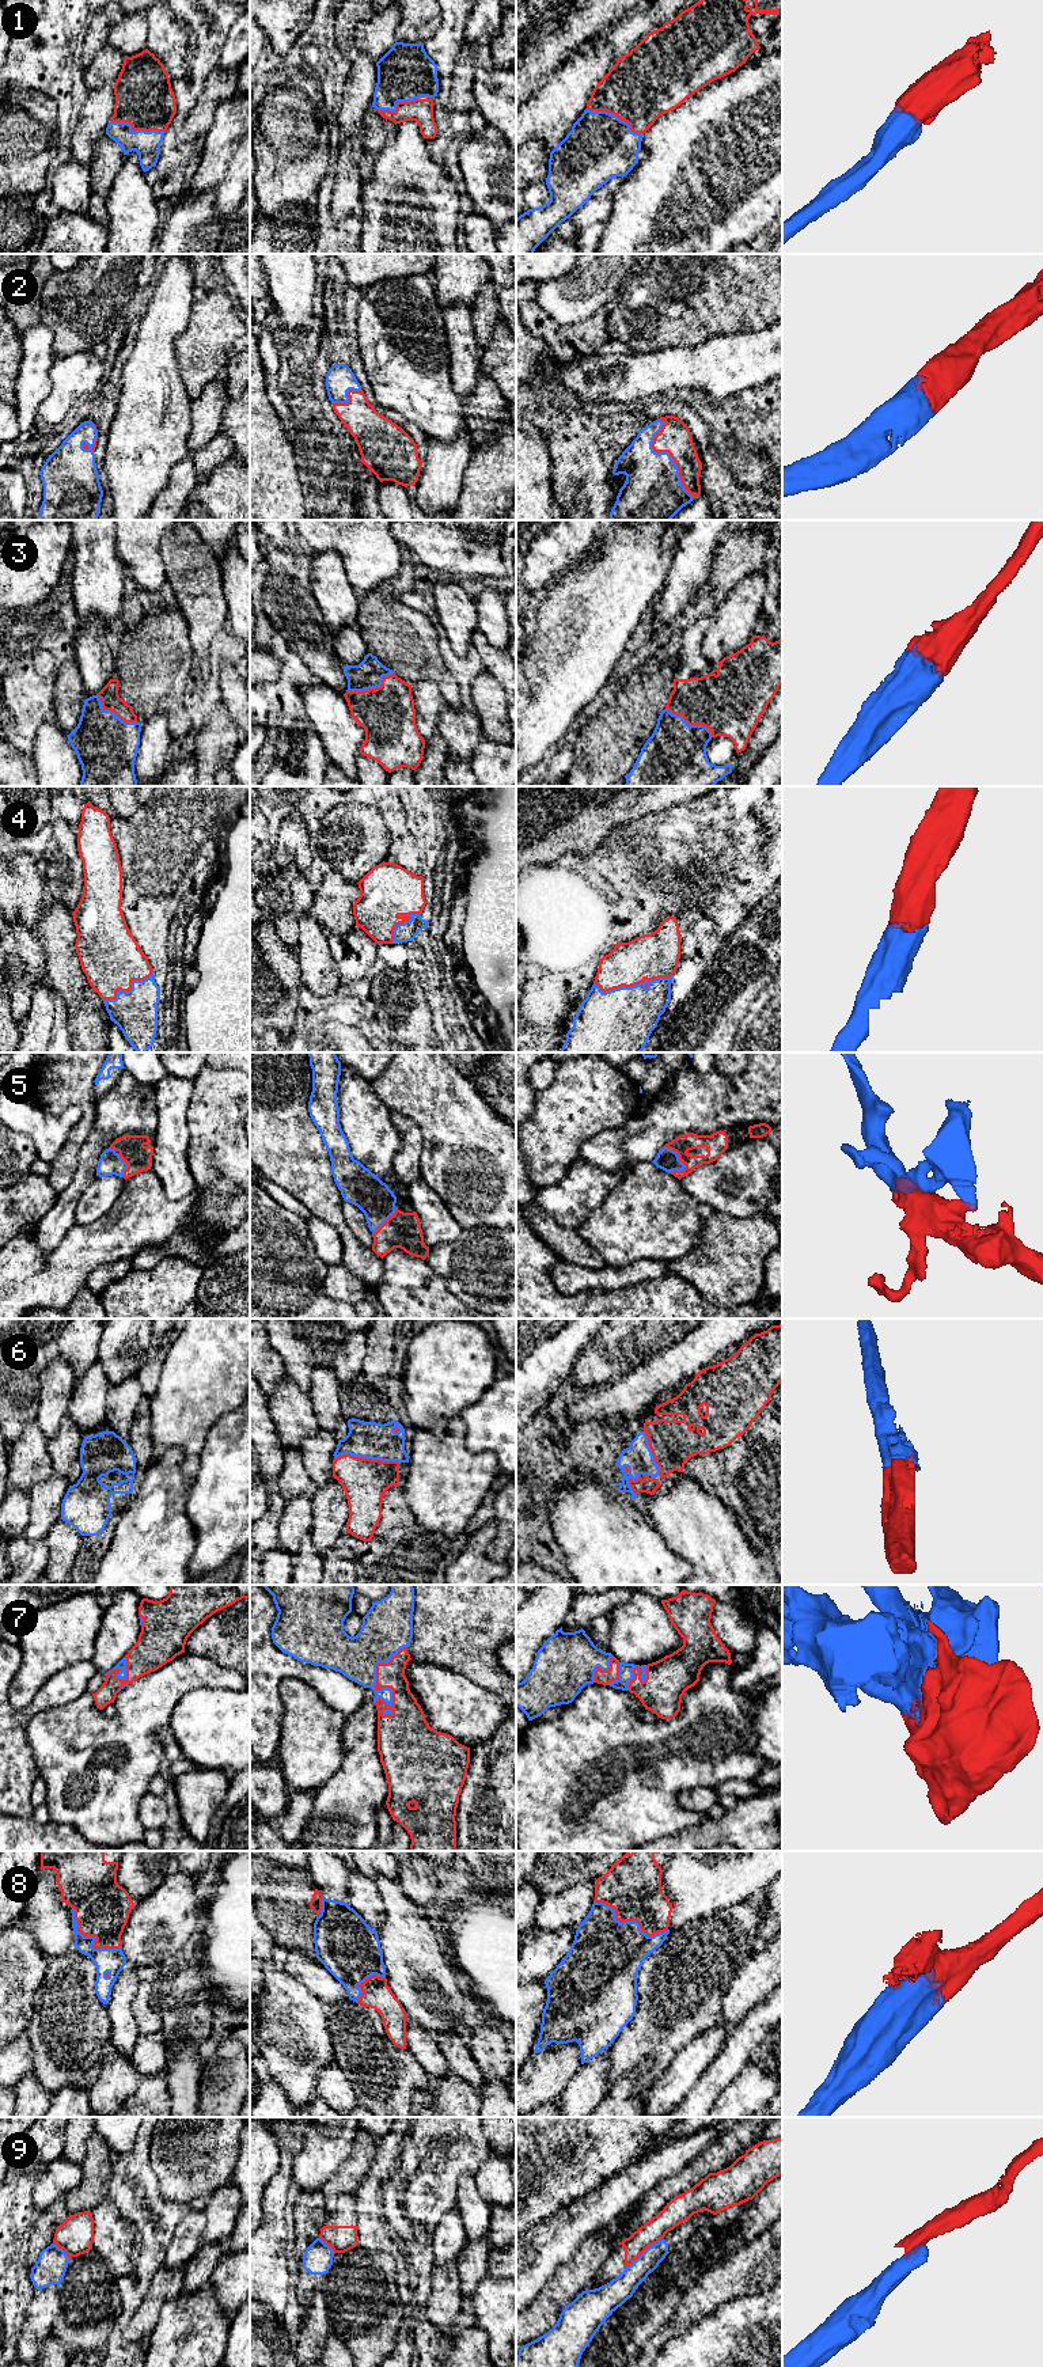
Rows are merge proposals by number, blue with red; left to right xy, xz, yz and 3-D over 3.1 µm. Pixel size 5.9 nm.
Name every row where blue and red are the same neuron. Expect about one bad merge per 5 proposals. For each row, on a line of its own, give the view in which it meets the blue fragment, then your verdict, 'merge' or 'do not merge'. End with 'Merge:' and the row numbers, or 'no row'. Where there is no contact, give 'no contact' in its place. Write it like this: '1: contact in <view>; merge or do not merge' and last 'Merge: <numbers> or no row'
1: contact in yz; merge
2: contact in yz; merge
3: contact in xz; merge
4: contact in yz; merge
5: contact in yz; merge
6: contact in xz; merge
7: contact in xz; merge
8: contact in yz; merge
9: contact in yz; do not merge
Merge: 1, 2, 3, 4, 5, 6, 7, 8

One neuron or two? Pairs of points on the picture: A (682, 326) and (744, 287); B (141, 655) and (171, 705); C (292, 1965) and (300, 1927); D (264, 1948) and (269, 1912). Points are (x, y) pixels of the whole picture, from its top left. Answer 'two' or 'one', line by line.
A: one
B: one
C: two
D: two

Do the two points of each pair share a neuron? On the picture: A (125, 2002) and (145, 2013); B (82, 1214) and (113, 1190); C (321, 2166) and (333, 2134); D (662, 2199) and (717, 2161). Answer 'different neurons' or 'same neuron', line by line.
A: different neurons
B: same neuron
C: same neuron
D: same neuron

